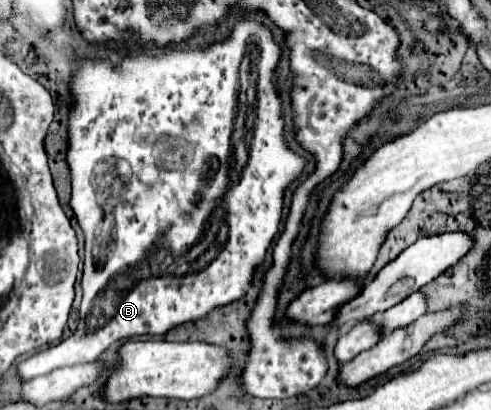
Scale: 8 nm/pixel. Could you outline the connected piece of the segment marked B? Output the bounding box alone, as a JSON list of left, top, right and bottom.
[17,16,303,382]

